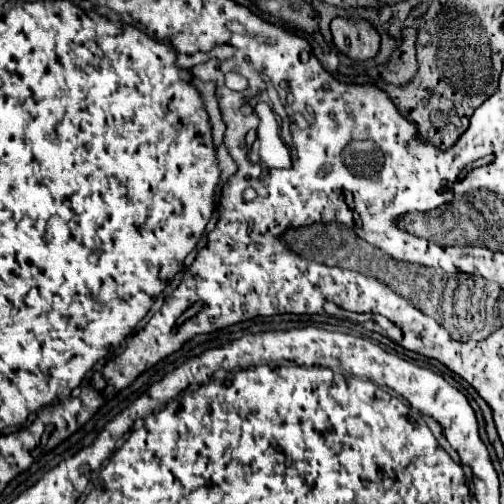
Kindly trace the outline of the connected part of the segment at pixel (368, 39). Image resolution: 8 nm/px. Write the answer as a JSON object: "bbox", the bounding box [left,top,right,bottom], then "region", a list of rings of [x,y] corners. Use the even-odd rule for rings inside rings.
{"bbox":[331,19,379,61],"region":[[[333,19],[331,33],[337,49],[355,61],[367,61],[379,53],[379,33],[367,21]]]}

